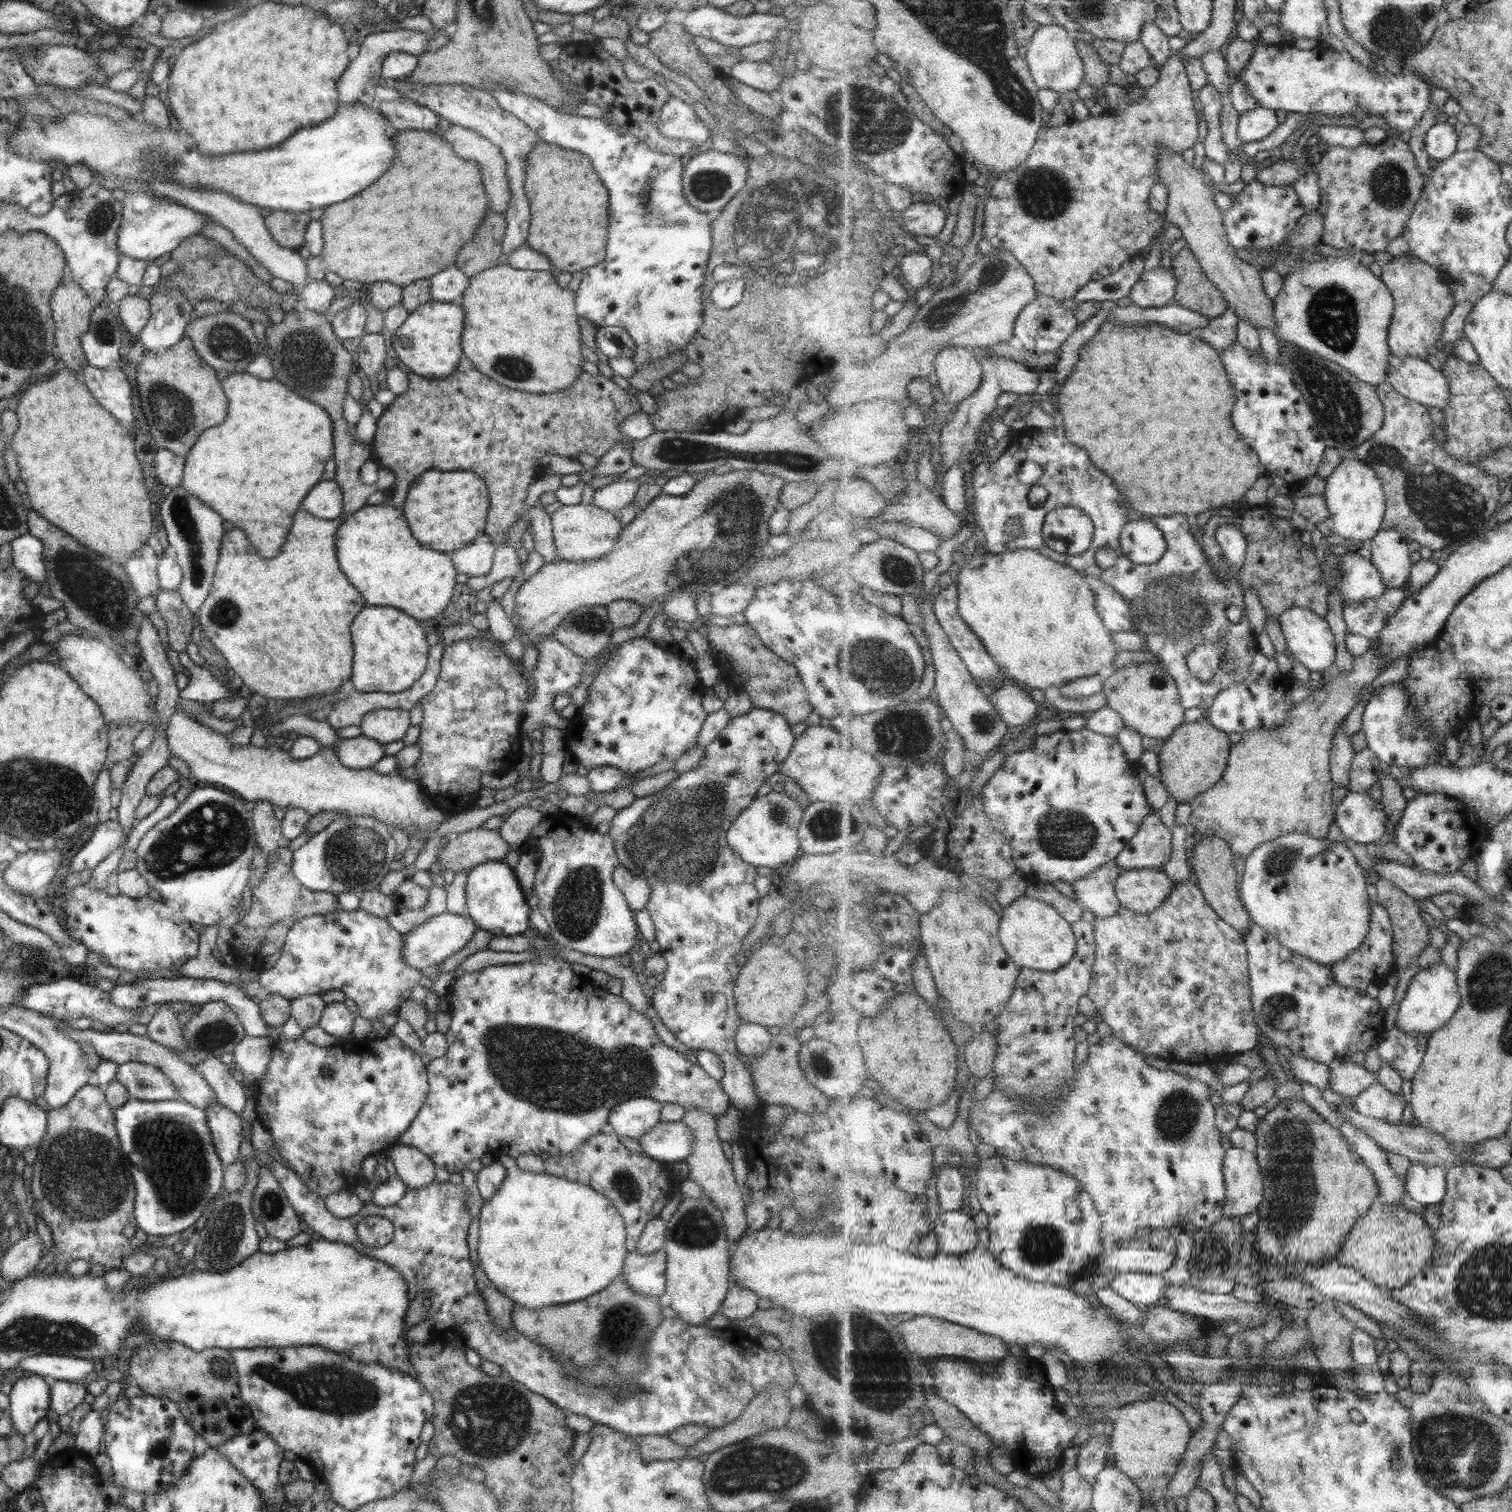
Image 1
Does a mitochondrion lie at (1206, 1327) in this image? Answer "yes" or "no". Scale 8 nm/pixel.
no

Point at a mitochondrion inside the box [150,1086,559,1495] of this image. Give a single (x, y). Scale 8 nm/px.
(488, 1419)

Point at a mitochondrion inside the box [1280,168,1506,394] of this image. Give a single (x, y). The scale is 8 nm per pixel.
(1331, 314)

